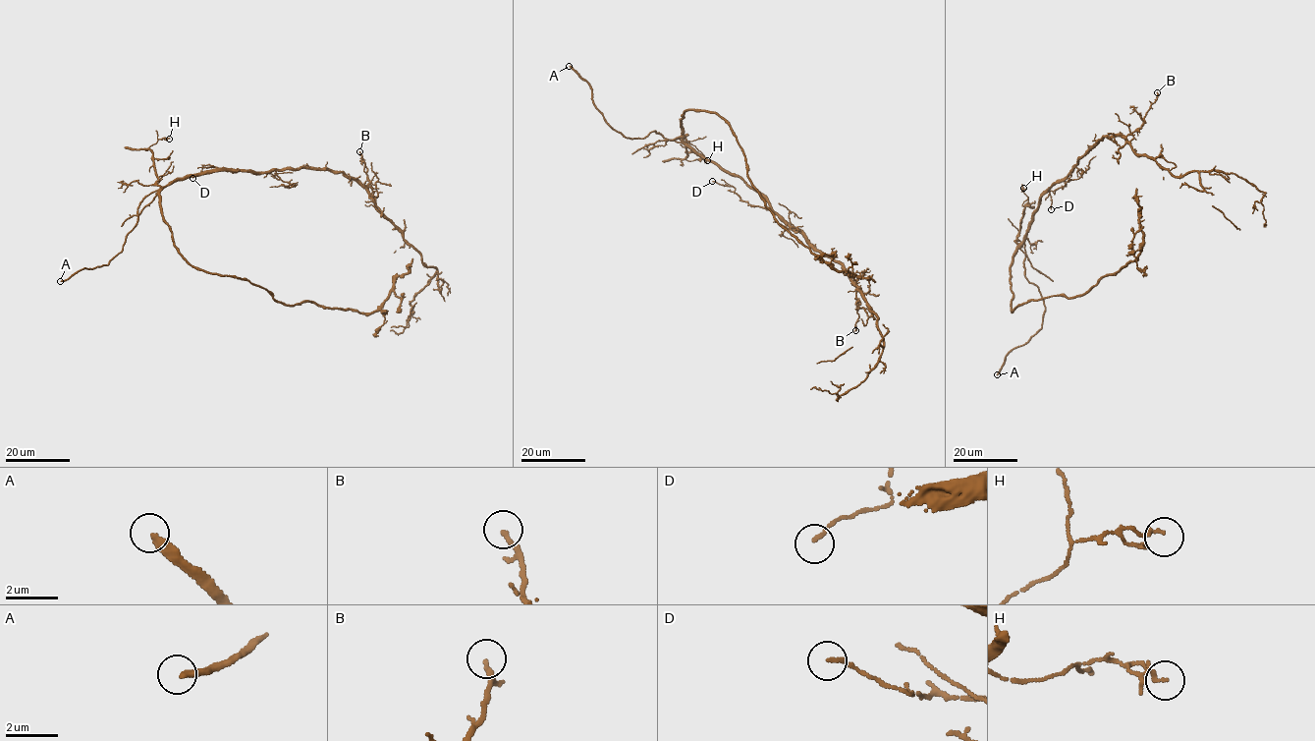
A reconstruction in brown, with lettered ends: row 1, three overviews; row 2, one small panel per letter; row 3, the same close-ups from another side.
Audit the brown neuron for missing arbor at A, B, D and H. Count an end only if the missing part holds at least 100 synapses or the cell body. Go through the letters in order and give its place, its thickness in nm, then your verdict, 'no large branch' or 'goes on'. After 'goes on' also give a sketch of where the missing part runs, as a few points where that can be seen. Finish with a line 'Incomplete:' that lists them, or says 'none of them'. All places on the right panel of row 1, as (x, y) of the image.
A: at (997, 374); 280 nm thick; goes on
B: at (1157, 92); 130 nm thick; no large branch
D: at (1051, 209); 150 nm thick; no large branch
H: at (1023, 188); 140 nm thick; no large branch
Incomplete: A

